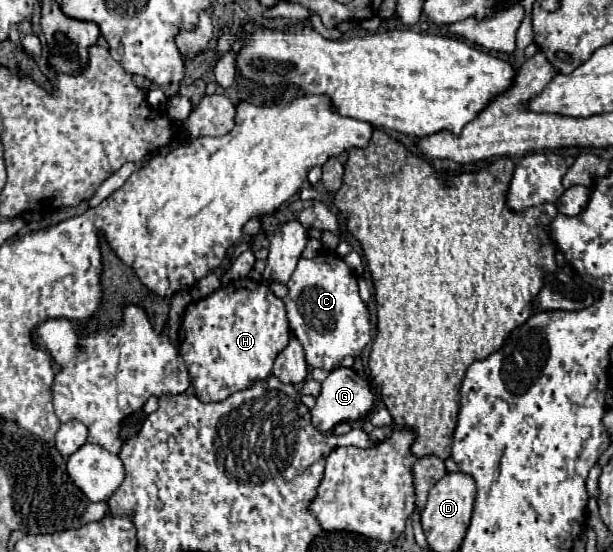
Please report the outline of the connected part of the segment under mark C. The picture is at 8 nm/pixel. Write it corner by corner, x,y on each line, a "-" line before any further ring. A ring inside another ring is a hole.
322,252
312,260
300,258
286,286
288,294
282,300
286,304
288,324
304,348
310,368
334,370
344,356
358,356
370,342
368,308
360,300
354,272
340,256

